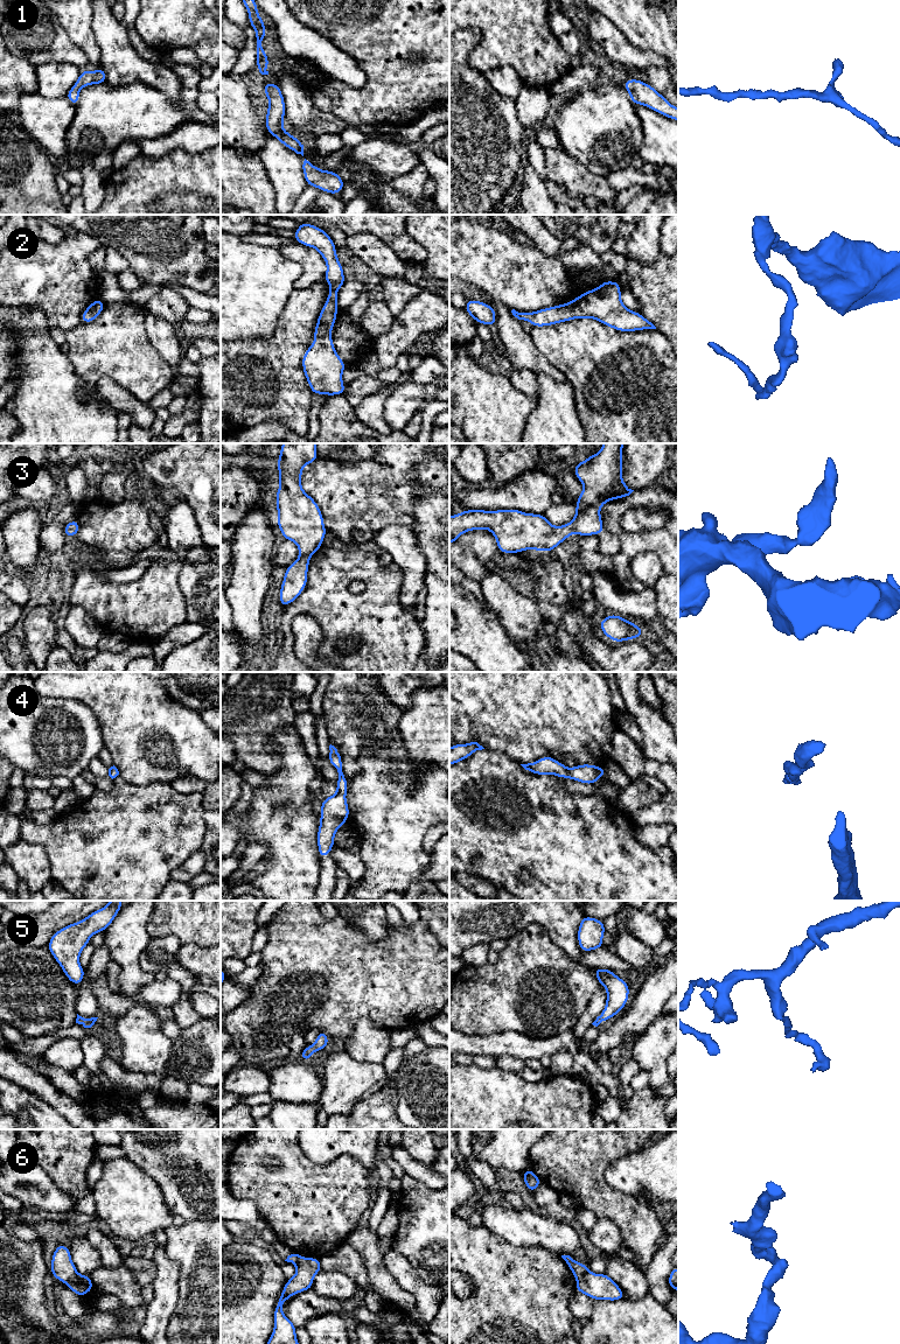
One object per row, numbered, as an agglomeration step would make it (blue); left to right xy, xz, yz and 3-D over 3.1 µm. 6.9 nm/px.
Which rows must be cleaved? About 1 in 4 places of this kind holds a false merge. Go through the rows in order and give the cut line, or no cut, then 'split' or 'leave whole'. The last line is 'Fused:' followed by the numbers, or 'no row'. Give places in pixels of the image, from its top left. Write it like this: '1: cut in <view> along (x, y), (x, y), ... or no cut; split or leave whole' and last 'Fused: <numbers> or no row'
1: no cut; leave whole
2: no cut; leave whole
3: no cut; leave whole
4: no cut; leave whole
5: no cut; leave whole
6: cut in yz along (587, 1269), (577, 1280); split
Fused: 6

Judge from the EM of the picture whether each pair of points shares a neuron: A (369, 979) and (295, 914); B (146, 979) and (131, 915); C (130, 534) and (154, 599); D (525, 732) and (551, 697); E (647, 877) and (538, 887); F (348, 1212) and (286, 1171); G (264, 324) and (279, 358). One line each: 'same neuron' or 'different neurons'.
A: same neuron
B: same neuron
C: different neurons
D: same neuron
E: same neuron
F: same neuron
G: different neurons

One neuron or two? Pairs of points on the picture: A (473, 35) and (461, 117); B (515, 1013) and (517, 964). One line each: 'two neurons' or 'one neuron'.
A: one neuron
B: one neuron

